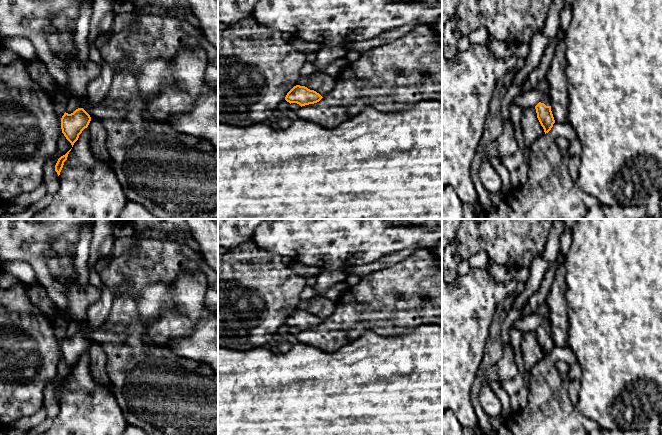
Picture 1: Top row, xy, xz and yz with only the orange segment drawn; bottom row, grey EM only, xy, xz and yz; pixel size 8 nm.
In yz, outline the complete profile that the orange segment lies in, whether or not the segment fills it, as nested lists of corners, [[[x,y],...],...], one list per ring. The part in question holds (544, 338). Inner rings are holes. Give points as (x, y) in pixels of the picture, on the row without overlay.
[[[545,303],[541,305],[534,313],[541,316],[544,322],[535,330],[537,342],[544,353],[545,358],[548,357],[553,348],[555,347],[552,335],[551,335],[551,322],[550,322],[550,310]]]

